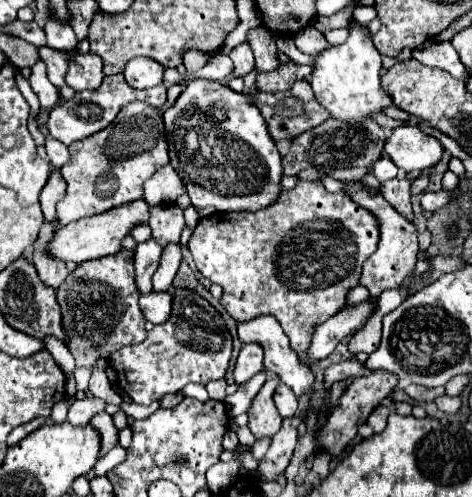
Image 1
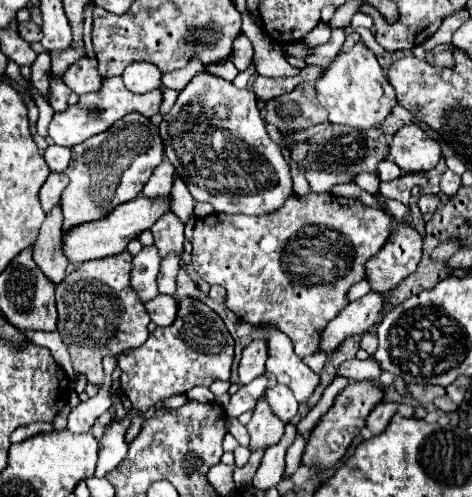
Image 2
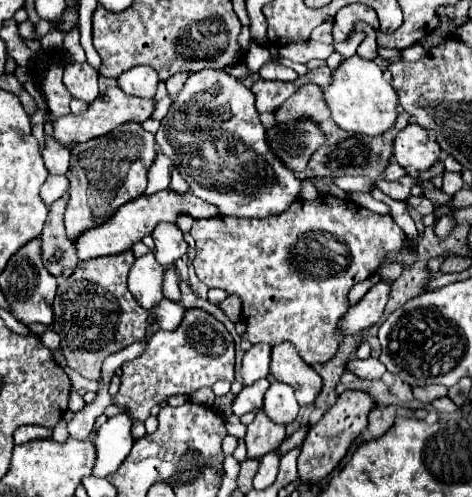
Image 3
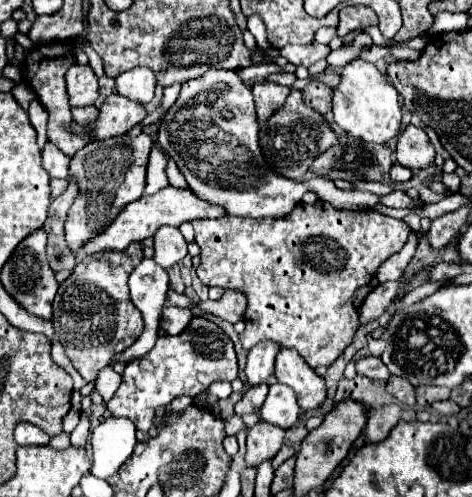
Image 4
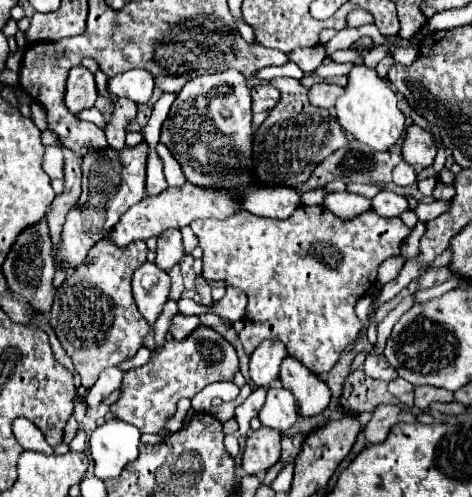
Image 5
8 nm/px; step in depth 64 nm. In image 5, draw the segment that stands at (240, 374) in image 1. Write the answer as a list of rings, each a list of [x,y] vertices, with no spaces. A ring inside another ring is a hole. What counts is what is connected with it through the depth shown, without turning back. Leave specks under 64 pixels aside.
[[[264,340],[250,354],[250,378],[256,386],[268,388],[274,380],[278,380],[276,372],[280,370],[280,360],[288,356],[284,344],[280,340]]]

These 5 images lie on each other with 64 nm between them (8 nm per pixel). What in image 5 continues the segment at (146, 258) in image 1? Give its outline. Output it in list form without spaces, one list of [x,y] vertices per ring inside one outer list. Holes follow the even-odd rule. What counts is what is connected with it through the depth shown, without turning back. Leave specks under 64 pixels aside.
[[[144,262],[132,276],[132,294],[134,294],[134,302],[138,306],[138,312],[146,318],[146,322],[150,324],[150,332],[144,338],[142,346],[148,350],[156,348],[154,342],[154,322],[162,312],[162,306],[168,300],[168,292],[170,292],[170,276],[156,268],[156,264],[152,262]]]

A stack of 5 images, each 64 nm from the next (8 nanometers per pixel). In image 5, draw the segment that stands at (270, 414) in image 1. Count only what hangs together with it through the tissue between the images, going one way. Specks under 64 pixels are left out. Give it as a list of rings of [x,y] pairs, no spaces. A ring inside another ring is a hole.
[[[260,426],[258,430],[252,430],[246,448],[242,454],[242,466],[246,474],[258,474],[268,470],[280,460],[280,430]]]

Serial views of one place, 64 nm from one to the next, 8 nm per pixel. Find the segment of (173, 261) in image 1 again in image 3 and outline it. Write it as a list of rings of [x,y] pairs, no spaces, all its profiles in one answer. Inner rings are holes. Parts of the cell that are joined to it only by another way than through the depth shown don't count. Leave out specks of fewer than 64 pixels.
[[[174,264],[172,266],[166,266],[164,268],[164,282],[162,282],[162,292],[166,298],[170,300],[180,300],[180,290],[178,290],[178,274],[174,270]]]

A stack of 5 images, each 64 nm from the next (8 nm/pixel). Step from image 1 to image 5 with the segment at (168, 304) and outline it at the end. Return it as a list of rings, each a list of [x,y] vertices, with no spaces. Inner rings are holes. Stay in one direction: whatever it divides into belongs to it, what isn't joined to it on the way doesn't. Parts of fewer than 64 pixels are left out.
[[[176,314],[172,318],[172,324],[170,324],[170,334],[176,338],[176,340],[184,340],[184,336],[188,336],[196,326],[200,326],[200,320],[196,316],[184,316],[184,314]]]

